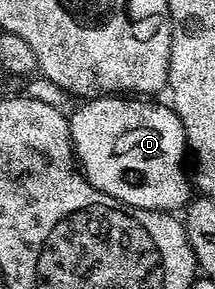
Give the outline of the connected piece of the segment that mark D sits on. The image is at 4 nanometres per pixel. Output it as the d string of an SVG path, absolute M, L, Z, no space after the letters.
M103 94L87 99L73 113L69 113L70 137L74 154L86 181L96 190L116 198L133 208L147 208L173 213L185 209L192 199L192 184L188 172L182 169L182 155L187 155L184 126L173 108L165 103L153 104L150 98L127 98L122 94Z

